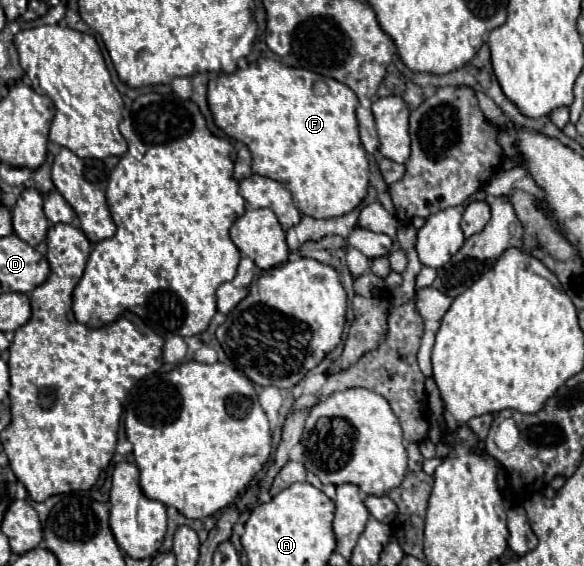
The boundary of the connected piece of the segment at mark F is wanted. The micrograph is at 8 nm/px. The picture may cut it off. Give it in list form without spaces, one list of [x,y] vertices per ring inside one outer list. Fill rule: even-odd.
[[[261,58],[245,70],[219,74],[209,80],[209,108],[215,124],[231,138],[247,144],[253,156],[253,172],[281,182],[293,196],[297,210],[311,218],[335,218],[355,210],[367,196],[369,160],[359,140],[357,128],[357,96],[345,84],[319,76],[303,68],[291,68],[271,58]]]

